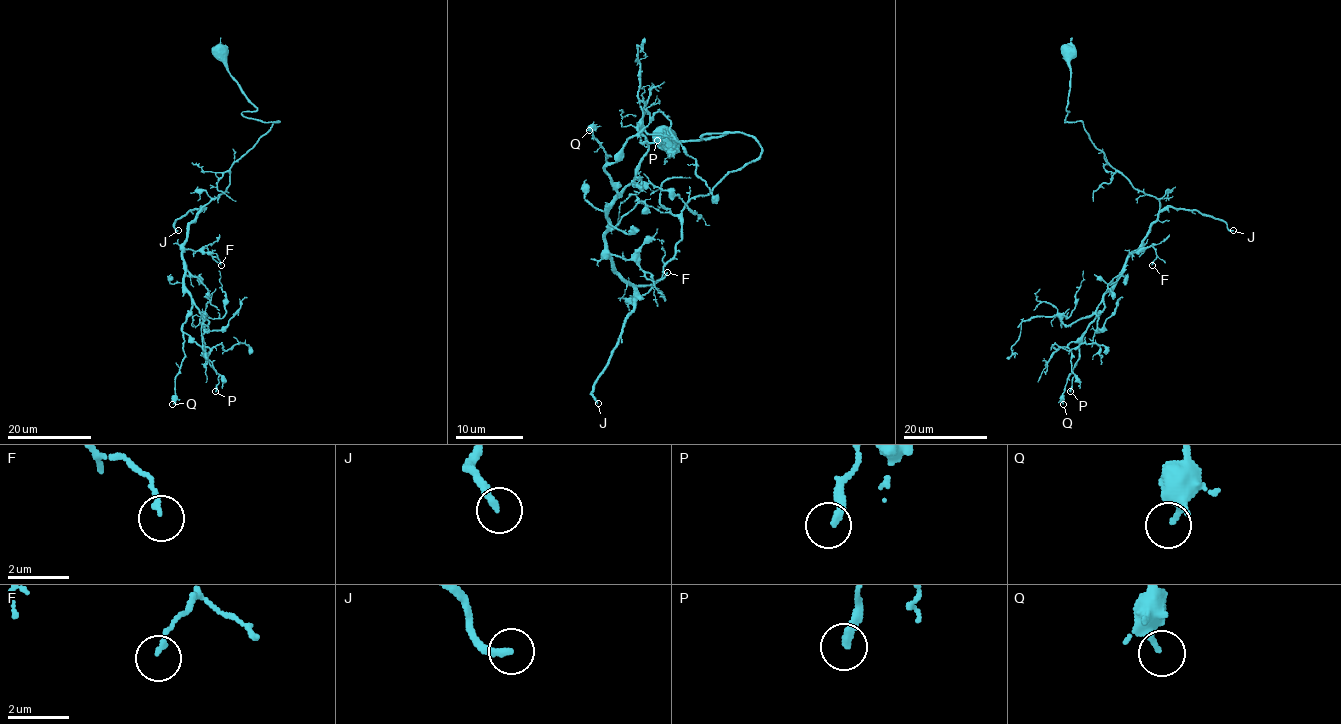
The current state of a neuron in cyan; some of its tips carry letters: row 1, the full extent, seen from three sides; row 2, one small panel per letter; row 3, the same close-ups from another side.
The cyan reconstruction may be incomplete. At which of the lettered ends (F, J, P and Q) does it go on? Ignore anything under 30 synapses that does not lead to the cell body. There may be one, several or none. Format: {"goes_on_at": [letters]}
{"goes_on_at": ["J"]}

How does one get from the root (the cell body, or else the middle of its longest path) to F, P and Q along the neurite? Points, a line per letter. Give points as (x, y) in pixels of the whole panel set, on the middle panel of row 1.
F: (662, 135), (745, 133), (761, 148), (686, 204), (652, 284), (606, 257), (667, 272)
P: (662, 135), (745, 133), (761, 153), (686, 204), (662, 276), (632, 284), (606, 254), (604, 167), (657, 140)
Q: (662, 135), (745, 133), (761, 153), (686, 204), (662, 276), (632, 284), (606, 254), (620, 194), (589, 130)

